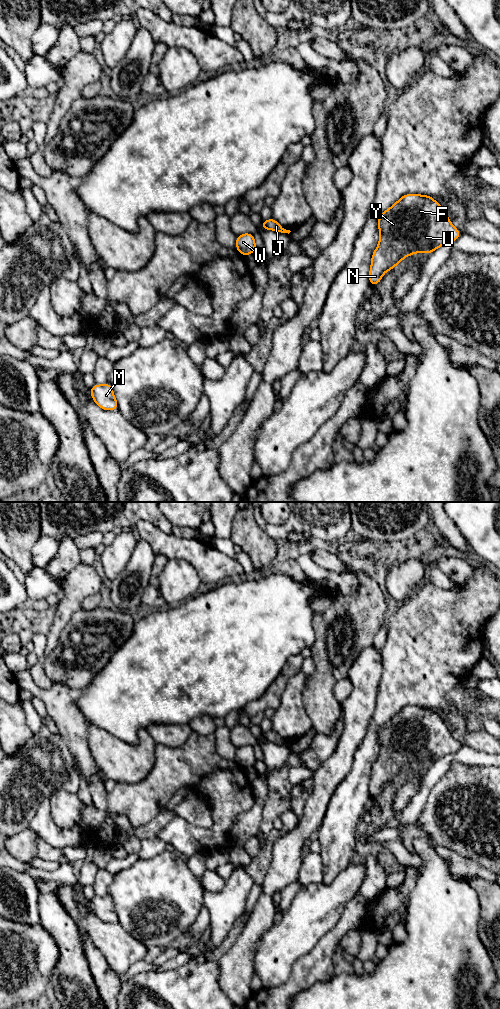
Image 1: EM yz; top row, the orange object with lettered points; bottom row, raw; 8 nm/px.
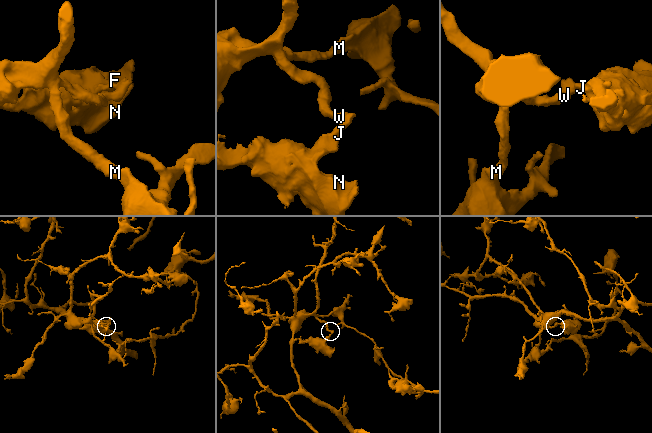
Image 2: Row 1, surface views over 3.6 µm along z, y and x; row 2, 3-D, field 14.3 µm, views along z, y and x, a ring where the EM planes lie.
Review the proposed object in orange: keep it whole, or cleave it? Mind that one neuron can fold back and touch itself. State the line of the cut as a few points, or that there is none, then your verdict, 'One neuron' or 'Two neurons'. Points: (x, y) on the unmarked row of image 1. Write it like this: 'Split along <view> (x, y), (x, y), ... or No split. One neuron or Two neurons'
Split along yz (263, 733), (267, 740). Two neurons

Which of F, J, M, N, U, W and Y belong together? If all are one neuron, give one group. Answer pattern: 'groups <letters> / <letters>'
groups F J N U Y / M W

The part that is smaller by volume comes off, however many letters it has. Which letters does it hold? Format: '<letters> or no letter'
F, J, N, U, Y

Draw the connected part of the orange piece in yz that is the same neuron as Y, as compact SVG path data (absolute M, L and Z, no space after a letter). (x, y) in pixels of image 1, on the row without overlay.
M405 706L378 729L380 751L372 766L369 794L377 797L384 785L409 767L423 764L430 766L446 755L456 753L461 745L455 740L442 718L430 707Z

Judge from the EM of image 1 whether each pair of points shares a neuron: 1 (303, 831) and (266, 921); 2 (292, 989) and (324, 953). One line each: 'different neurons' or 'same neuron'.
1: same neuron
2: same neuron

